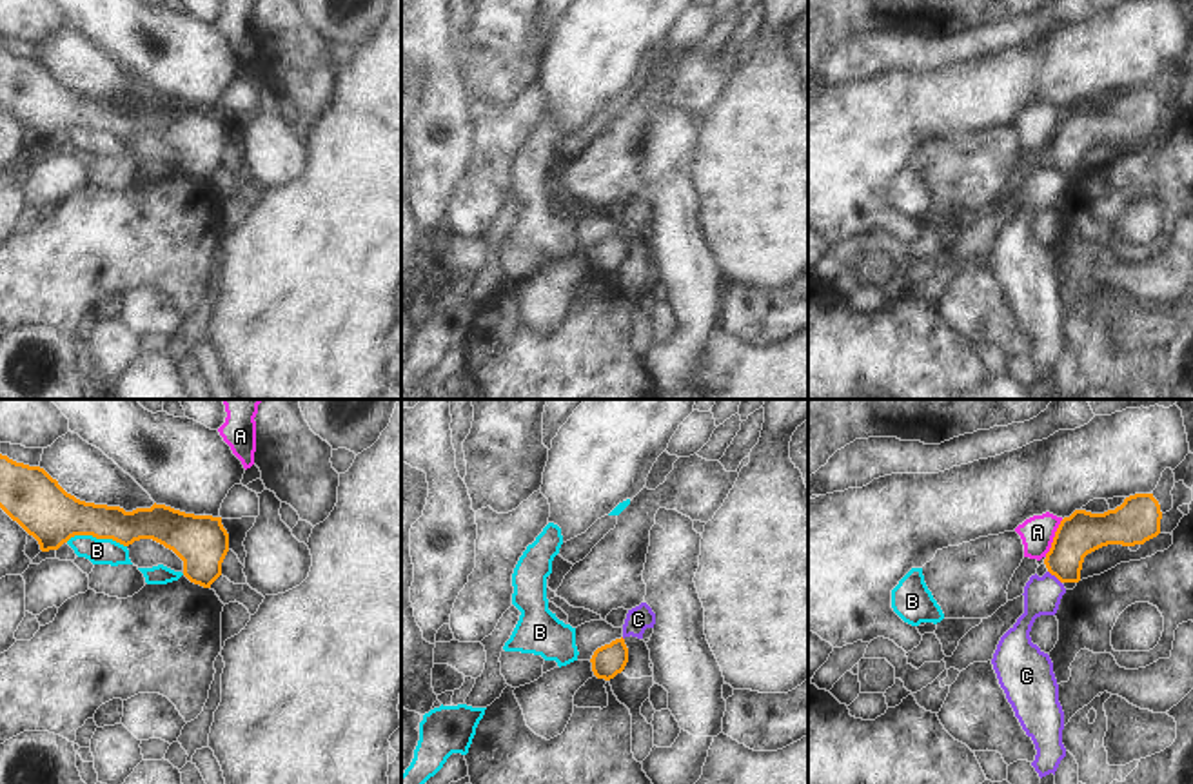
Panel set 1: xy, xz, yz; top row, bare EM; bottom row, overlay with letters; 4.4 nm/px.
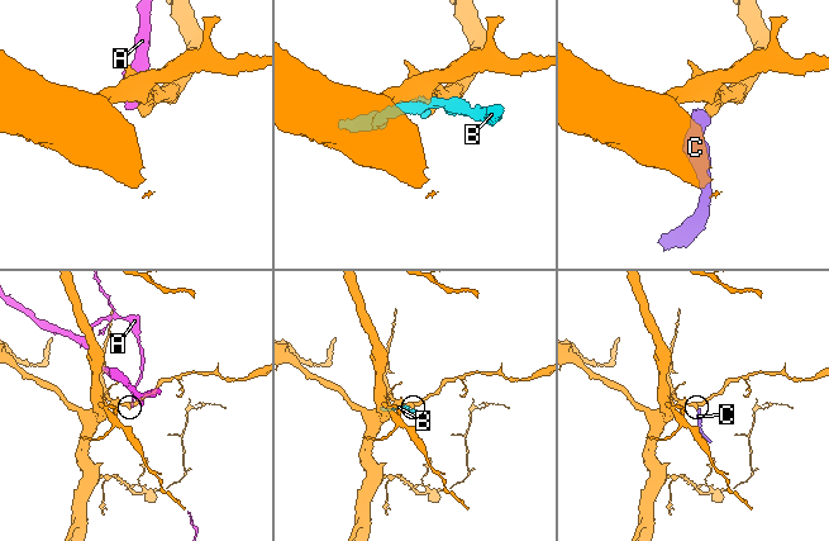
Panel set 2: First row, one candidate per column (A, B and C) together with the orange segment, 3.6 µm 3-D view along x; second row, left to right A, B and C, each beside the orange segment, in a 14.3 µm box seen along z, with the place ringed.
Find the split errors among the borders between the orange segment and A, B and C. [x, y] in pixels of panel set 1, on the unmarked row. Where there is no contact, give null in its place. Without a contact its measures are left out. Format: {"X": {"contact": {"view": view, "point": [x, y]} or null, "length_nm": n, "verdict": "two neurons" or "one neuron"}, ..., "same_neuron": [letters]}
{"A": {"contact": {"view": "yz", "point": [1054, 131]}, "length_nm": 190, "verdict": "two neurons"}, "B": {"contact": {"view": "xy", "point": [97, 131]}, "length_nm": 280, "verdict": "two neurons"}, "C": {"contact": {"view": "yz", "point": [1055, 169]}, "length_nm": 90, "verdict": "two neurons"}, "same_neuron": []}

